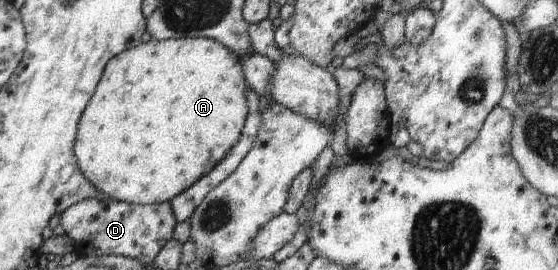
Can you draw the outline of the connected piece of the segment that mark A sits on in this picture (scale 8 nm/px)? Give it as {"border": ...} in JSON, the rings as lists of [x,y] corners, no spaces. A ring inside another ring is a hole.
{"border":[[[205,37],[167,39],[162,41],[151,39],[147,43],[141,43],[129,50],[120,52],[105,65],[95,92],[89,99],[89,104],[85,107],[78,122],[74,153],[77,164],[81,169],[81,174],[96,189],[103,190],[105,194],[109,194],[109,198],[116,201],[136,205],[170,202],[172,198],[175,198],[178,194],[193,186],[200,178],[209,174],[231,152],[231,148],[239,142],[248,113],[247,98],[245,98],[247,89],[247,81],[245,80],[239,57],[226,46],[219,44],[219,42],[213,39]]]}

